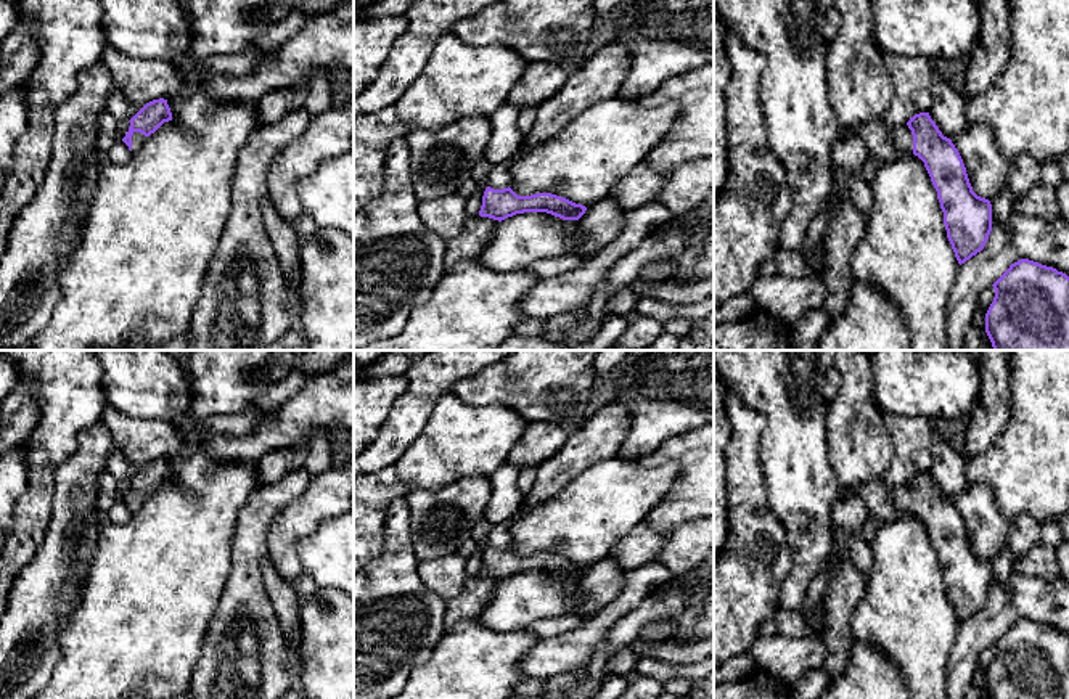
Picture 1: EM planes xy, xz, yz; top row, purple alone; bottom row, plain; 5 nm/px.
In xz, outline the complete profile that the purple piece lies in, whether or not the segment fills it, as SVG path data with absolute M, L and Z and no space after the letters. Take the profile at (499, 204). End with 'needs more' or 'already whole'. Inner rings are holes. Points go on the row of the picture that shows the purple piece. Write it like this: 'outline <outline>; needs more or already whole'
outline M611 42L596 55L571 69L559 92L537 106L534 129L524 135L519 151L495 164L482 196L481 217L505 220L524 212L547 212L563 220L579 220L587 207L551 193L518 196L511 188L511 164L530 148L559 133L577 114L606 98L616 98L630 67L630 55Z; needs more

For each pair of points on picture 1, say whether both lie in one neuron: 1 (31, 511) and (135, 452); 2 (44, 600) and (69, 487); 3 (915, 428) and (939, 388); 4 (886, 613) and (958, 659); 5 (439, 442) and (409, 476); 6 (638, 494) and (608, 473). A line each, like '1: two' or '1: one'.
1: two
2: one
3: two
4: two
5: one
6: one

